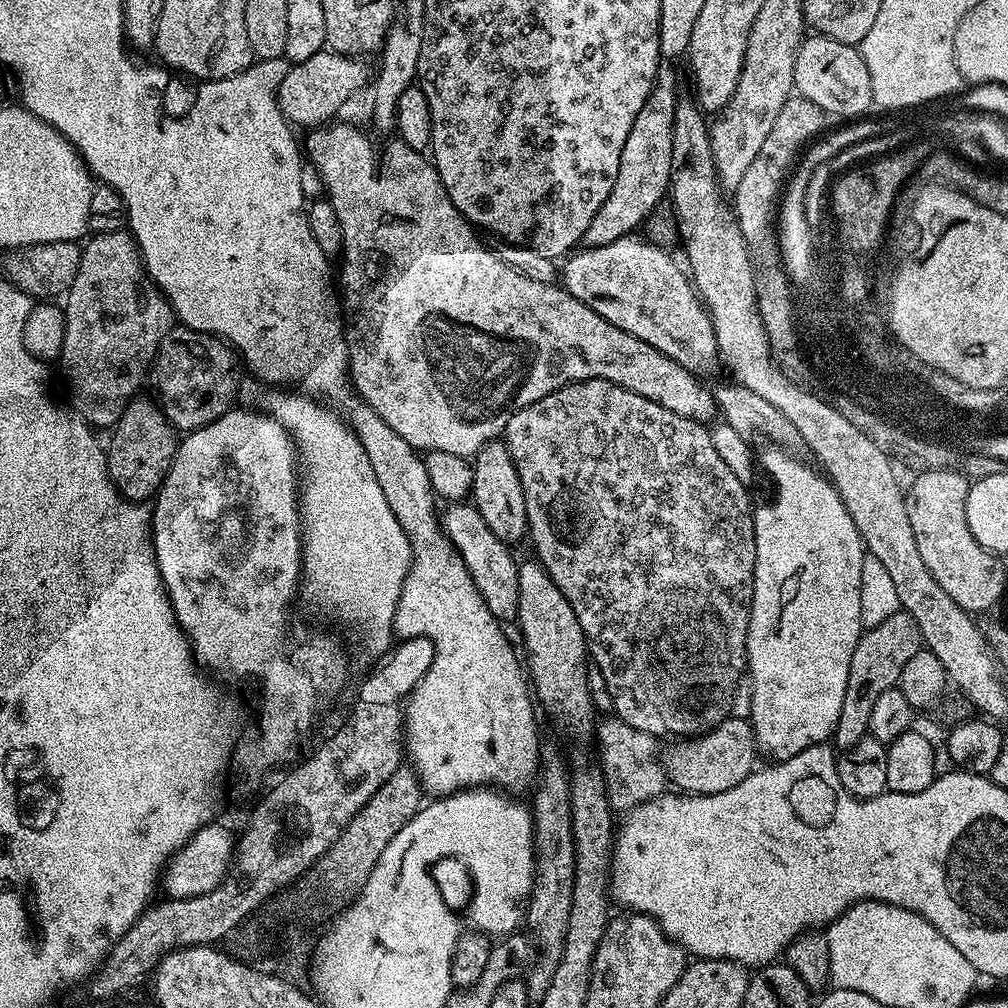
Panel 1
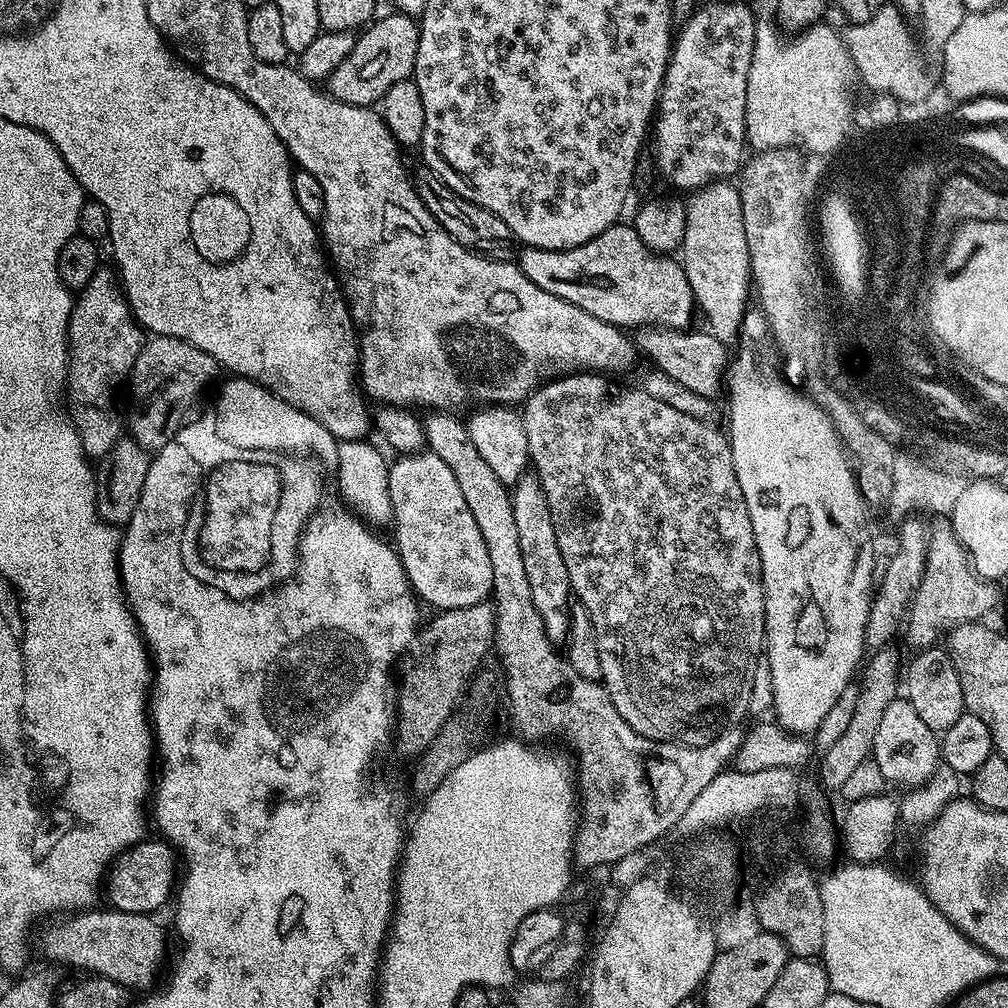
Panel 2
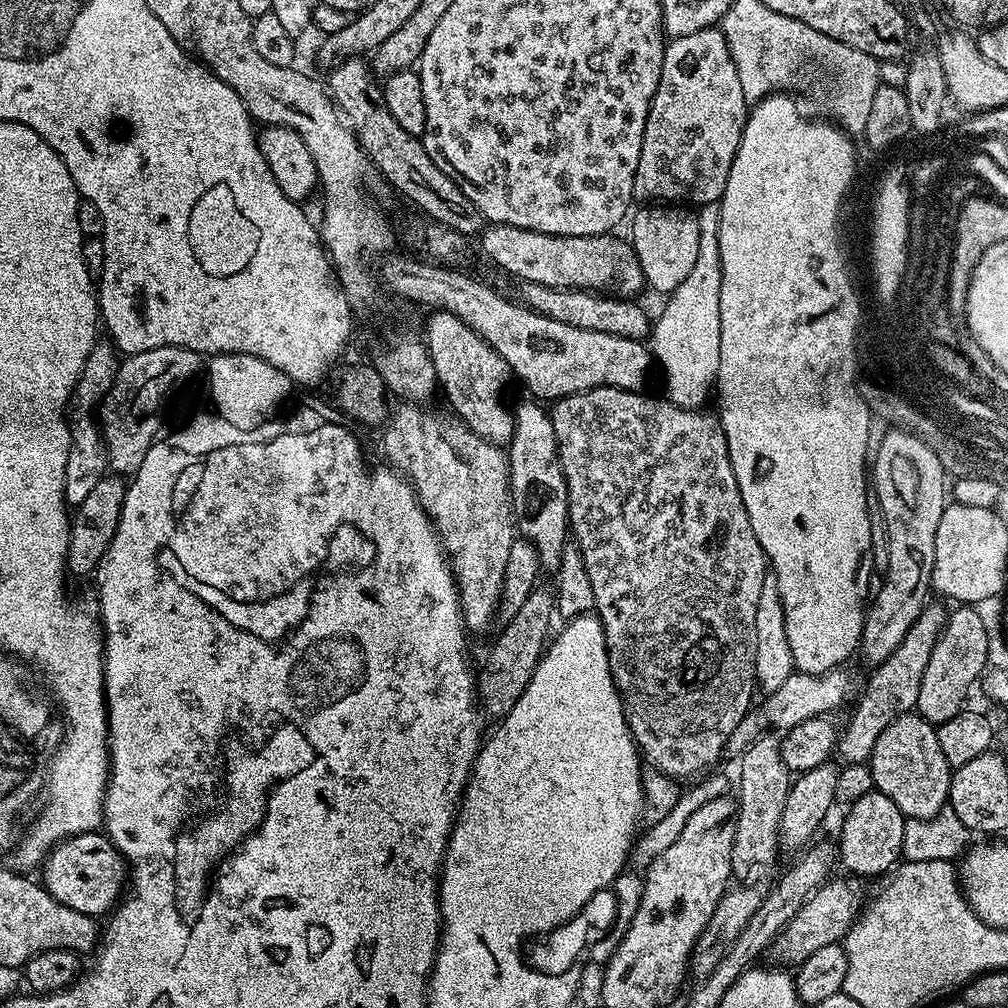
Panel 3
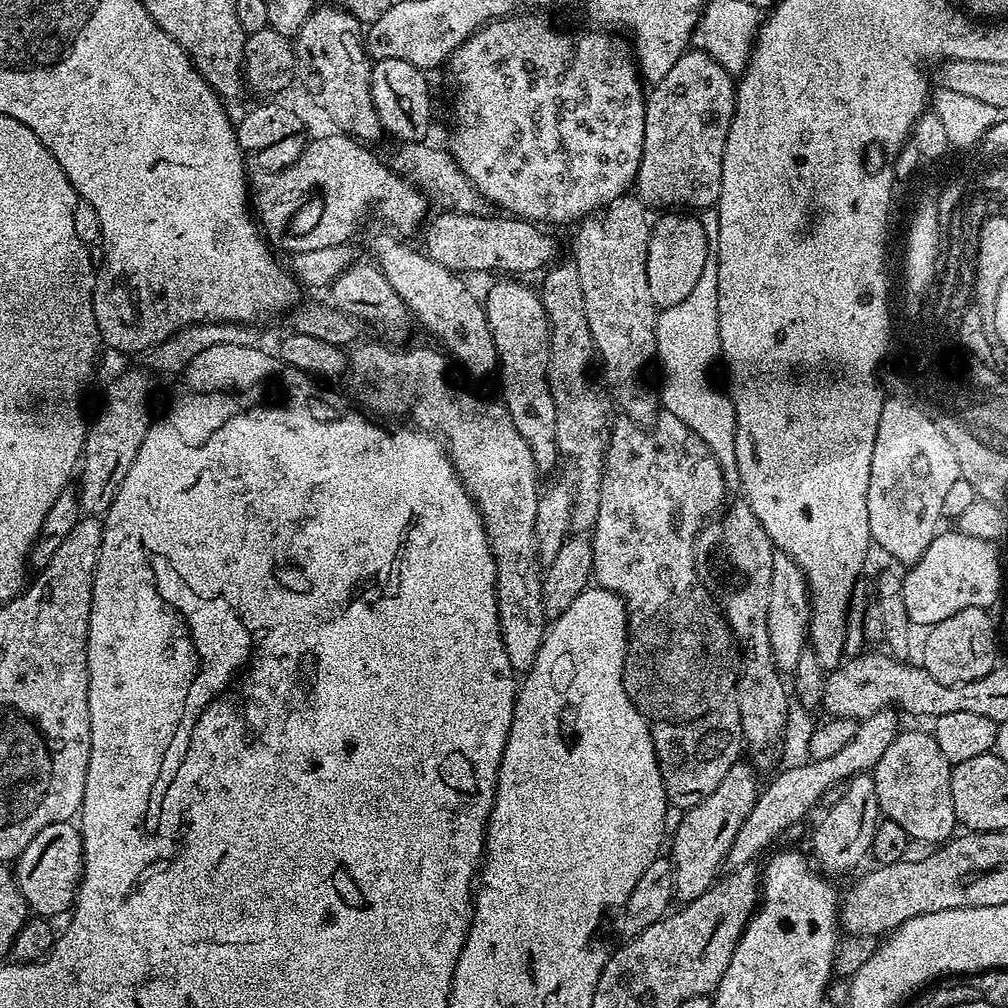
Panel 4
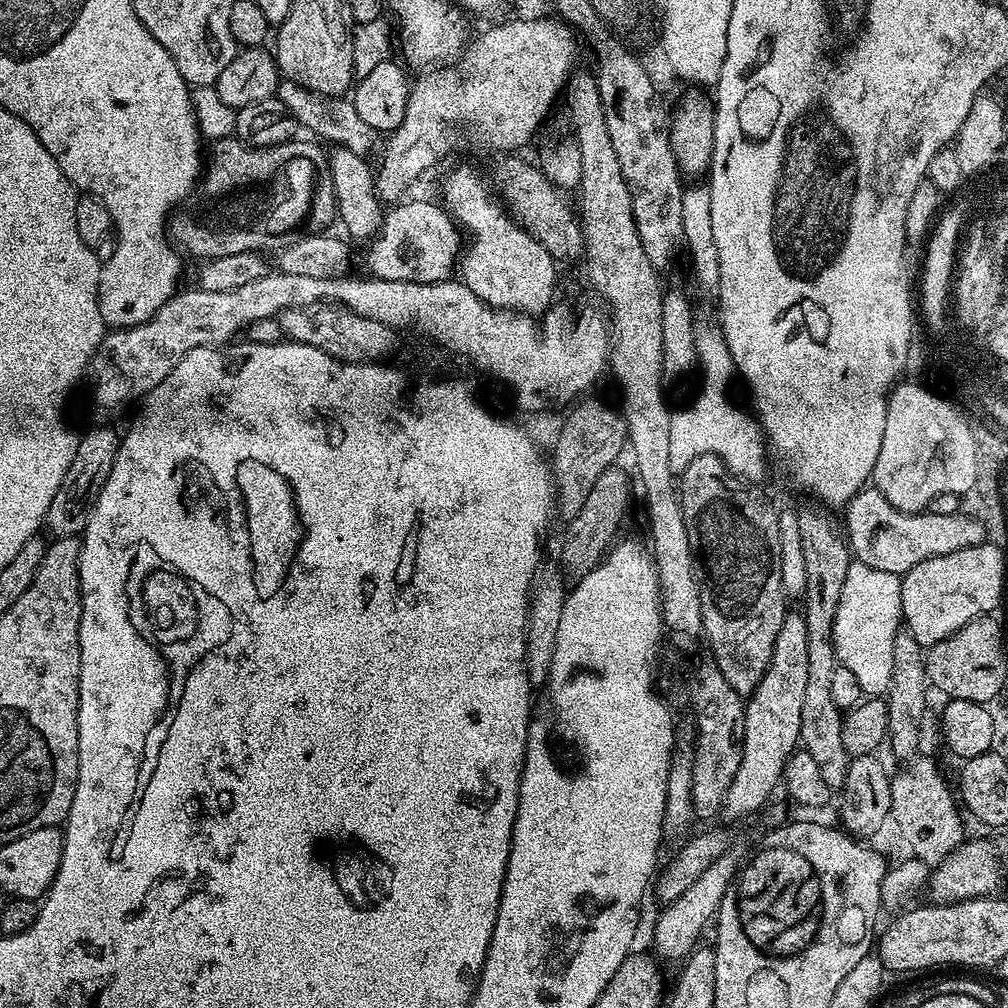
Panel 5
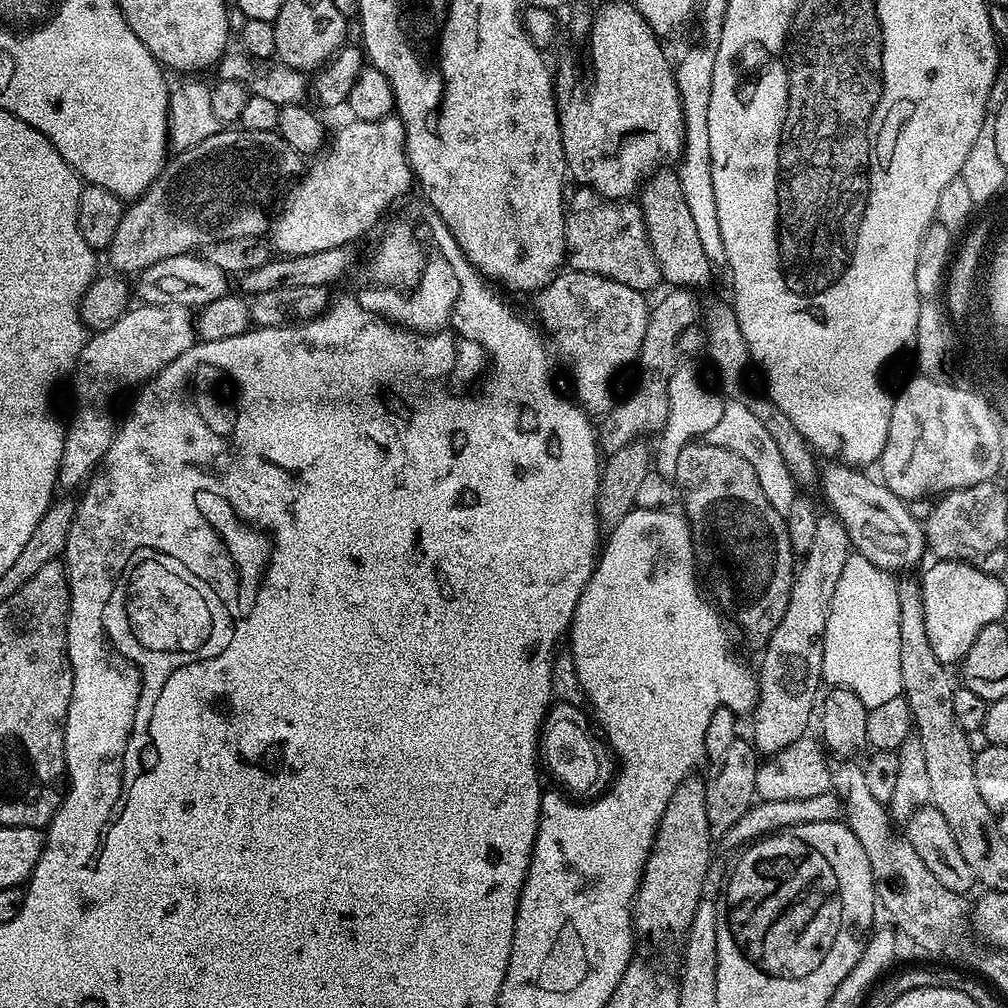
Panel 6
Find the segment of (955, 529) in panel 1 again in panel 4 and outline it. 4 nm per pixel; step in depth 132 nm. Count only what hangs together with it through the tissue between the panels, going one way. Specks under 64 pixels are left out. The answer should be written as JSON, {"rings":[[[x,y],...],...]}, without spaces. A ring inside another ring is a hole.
{"rings":[[[883,708],[878,714],[859,721],[854,738],[843,750],[838,750],[834,758],[821,760],[809,759],[808,764],[796,764],[785,772],[780,772],[769,784],[765,783],[760,789],[760,797],[754,802],[754,810],[746,814],[746,822],[742,822],[738,835],[734,837],[734,846],[730,846],[726,861],[729,869],[741,868],[753,863],[759,852],[767,853],[772,843],[783,834],[787,828],[792,828],[812,807],[823,801],[826,790],[843,785],[853,776],[863,776],[871,773],[878,758],[886,754],[886,746],[894,742],[901,731],[900,720],[892,708]]]}

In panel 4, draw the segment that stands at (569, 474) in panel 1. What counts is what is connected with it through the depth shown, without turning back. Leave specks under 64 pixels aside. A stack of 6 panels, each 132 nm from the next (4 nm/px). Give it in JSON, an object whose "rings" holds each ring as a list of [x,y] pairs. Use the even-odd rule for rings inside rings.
{"rings":[[[661,411],[650,430],[645,425],[636,424],[627,418],[620,418],[620,421],[617,419],[611,425],[608,451],[605,454],[597,522],[596,527],[590,532],[592,553],[594,554],[592,575],[599,587],[616,593],[624,601],[624,608],[628,612],[628,649],[624,659],[624,689],[632,705],[642,713],[648,722],[648,727],[652,730],[652,741],[664,789],[668,795],[668,803],[671,807],[681,810],[698,806],[698,802],[702,802],[702,798],[710,798],[710,794],[714,794],[714,789],[722,783],[722,778],[726,778],[726,774],[730,774],[730,766],[734,766],[741,759],[740,748],[742,749],[744,738],[740,725],[738,690],[736,689],[742,656],[738,651],[736,637],[730,630],[728,620],[721,612],[716,597],[709,592],[708,585],[704,583],[702,573],[696,563],[696,538],[705,524],[721,511],[722,505],[725,503],[724,491],[726,491],[724,471],[718,466],[718,458],[714,458],[710,446],[706,446],[706,442],[702,442],[702,438],[698,438],[698,434],[694,434],[694,430],[690,430],[690,426],[686,426],[686,422],[682,422],[682,418],[674,418],[674,414]]]}

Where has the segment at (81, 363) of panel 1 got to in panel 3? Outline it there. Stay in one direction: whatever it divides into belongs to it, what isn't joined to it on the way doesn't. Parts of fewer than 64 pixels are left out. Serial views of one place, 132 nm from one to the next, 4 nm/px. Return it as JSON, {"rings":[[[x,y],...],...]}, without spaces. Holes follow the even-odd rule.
{"rings":[[[98,342],[90,350],[90,354],[84,363],[84,374],[76,382],[74,389],[74,404],[70,412],[70,450],[68,451],[68,461],[66,462],[66,478],[64,479],[64,503],[75,506],[82,503],[90,490],[102,482],[108,468],[108,451],[104,445],[102,428],[99,423],[92,421],[92,416],[84,408],[92,408],[101,403],[107,397],[108,391],[112,389],[112,383],[116,377],[116,371],[122,363],[117,349],[108,342]]]}

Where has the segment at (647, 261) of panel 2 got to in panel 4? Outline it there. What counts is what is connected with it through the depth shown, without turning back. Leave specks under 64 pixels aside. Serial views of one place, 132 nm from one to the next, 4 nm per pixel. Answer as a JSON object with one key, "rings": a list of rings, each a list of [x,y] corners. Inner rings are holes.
{"rings":[[[444,210],[439,214],[441,216],[433,215],[423,225],[422,248],[429,259],[452,272],[496,272],[501,268],[504,271],[501,273],[504,274],[520,274],[516,272],[547,269],[557,259],[555,242],[544,233],[547,231],[543,227],[530,220],[513,218],[508,214],[480,216],[481,214],[461,214],[451,210]]]}

